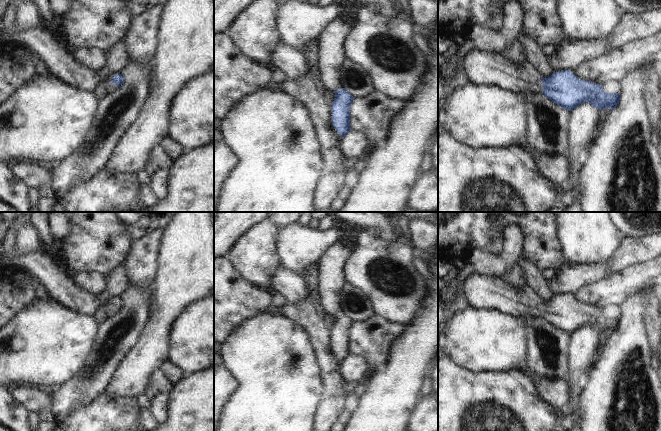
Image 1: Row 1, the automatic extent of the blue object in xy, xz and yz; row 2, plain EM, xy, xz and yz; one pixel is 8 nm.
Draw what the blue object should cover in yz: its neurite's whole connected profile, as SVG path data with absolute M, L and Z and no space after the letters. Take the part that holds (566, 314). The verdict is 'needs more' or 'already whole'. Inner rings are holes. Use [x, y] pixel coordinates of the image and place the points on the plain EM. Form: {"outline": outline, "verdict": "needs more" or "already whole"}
{"outline": "M476 273L465 283L460 283L457 277L448 285L456 285L457 294L463 293L471 306L477 310L497 310L502 314L522 319L542 317L569 335L584 326L590 327L598 334L609 332L611 335L620 324L620 317L607 317L600 308L579 303L571 294L554 296L550 301L544 302L529 286L518 287L504 279L486 278Z", "verdict": "needs more"}

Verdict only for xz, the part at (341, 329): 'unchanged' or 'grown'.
grown

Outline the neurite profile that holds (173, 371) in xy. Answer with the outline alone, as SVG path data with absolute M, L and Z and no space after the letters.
M171 360L167 361L162 366L162 370L175 385L181 382L183 378L188 376L182 368Z

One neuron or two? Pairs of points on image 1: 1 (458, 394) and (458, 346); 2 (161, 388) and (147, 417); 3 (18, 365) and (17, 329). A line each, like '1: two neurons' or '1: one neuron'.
1: two neurons
2: two neurons
3: one neuron

